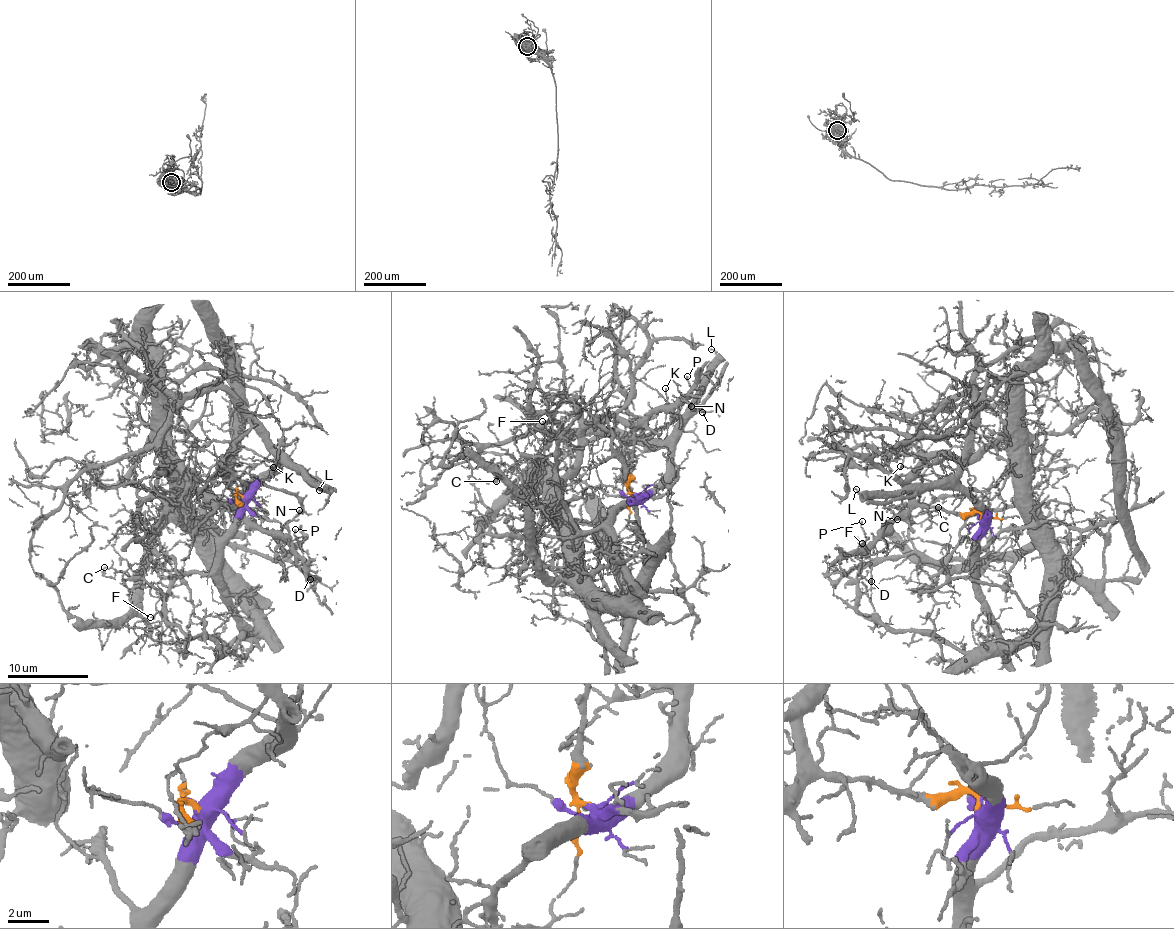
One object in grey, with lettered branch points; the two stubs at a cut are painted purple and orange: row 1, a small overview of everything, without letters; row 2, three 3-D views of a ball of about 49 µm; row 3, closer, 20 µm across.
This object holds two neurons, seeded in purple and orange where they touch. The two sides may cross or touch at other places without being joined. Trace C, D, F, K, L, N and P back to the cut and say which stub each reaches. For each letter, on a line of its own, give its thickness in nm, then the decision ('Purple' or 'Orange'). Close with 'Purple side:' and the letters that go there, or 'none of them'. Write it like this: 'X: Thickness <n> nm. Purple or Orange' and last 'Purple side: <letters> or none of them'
C: Thickness 150 nm. Purple
D: Thickness 150 nm. Orange
F: Thickness 160 nm. Purple
K: Thickness 120 nm. Purple
L: Thickness 120 nm. Purple
N: Thickness 140 nm. Orange
P: Thickness 130 nm. Orange
Purple side: C, F, K, L

